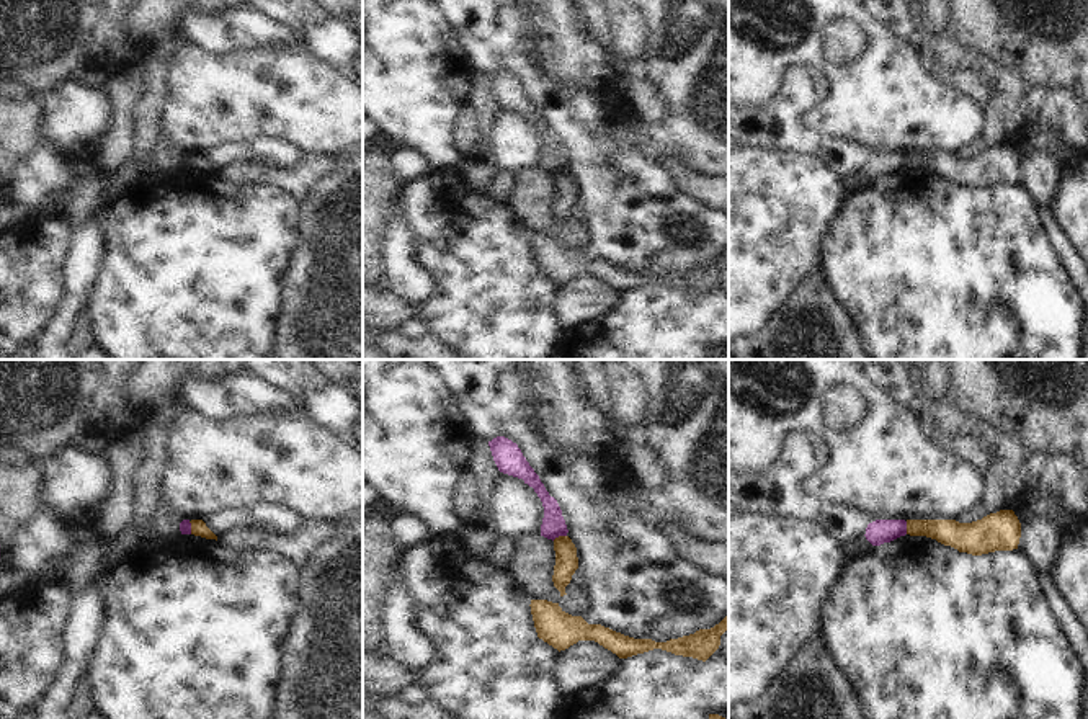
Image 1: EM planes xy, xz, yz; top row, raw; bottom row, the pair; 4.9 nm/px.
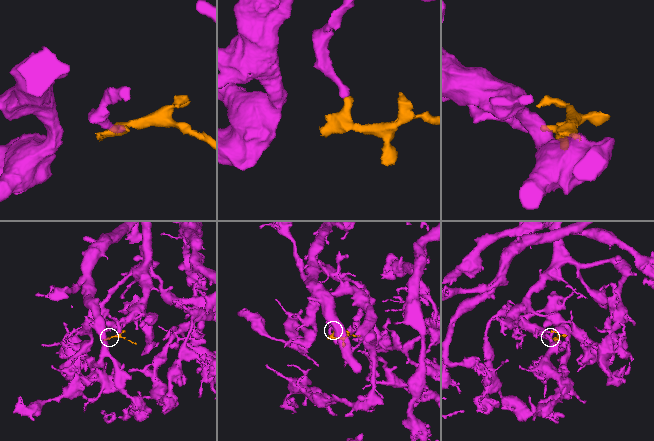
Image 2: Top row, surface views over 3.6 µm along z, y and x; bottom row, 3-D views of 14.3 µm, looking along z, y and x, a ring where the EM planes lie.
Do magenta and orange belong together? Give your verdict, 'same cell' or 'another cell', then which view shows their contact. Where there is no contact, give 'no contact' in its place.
another cell | xz

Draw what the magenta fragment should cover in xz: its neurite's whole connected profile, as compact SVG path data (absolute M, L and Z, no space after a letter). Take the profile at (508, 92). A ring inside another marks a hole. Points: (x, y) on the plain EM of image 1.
M497 70L488 75L488 80L498 105L523 113L524 118L533 121L541 132L544 141L541 170L552 175L559 170L567 170L569 163L557 134L549 129L539 109L529 100L518 78L505 70Z

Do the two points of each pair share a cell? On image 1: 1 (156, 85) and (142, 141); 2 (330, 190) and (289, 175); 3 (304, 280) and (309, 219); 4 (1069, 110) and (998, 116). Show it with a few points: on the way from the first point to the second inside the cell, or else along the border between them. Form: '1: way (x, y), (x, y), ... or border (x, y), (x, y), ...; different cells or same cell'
1: way (152, 98), (144, 128); same cell
2: border (329, 156), (330, 169), (311, 187), (299, 203); different cells
3: way (309, 265), (309, 234); same cell
4: way (1051, 110), (1016, 110); same cell

